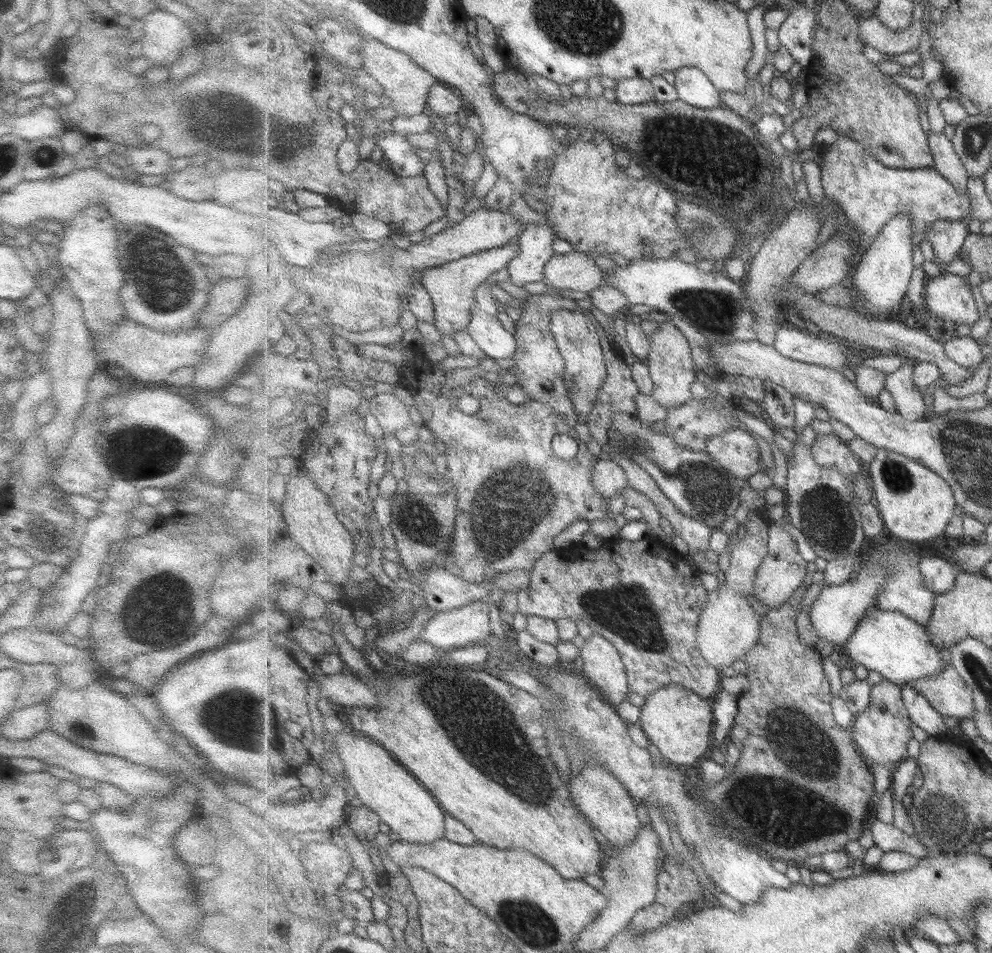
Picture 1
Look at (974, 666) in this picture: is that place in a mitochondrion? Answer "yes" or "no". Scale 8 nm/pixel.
yes

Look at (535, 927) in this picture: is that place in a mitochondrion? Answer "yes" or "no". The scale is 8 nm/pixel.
yes

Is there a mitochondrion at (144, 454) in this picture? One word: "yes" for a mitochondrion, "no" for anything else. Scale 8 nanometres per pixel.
yes

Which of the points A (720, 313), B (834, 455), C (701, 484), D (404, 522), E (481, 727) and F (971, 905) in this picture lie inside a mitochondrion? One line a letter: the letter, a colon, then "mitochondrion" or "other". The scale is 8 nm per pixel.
A: mitochondrion
B: other
C: mitochondrion
D: other
E: mitochondrion
F: other

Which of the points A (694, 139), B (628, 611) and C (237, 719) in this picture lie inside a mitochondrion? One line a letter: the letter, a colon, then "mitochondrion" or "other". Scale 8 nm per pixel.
A: mitochondrion
B: mitochondrion
C: mitochondrion

